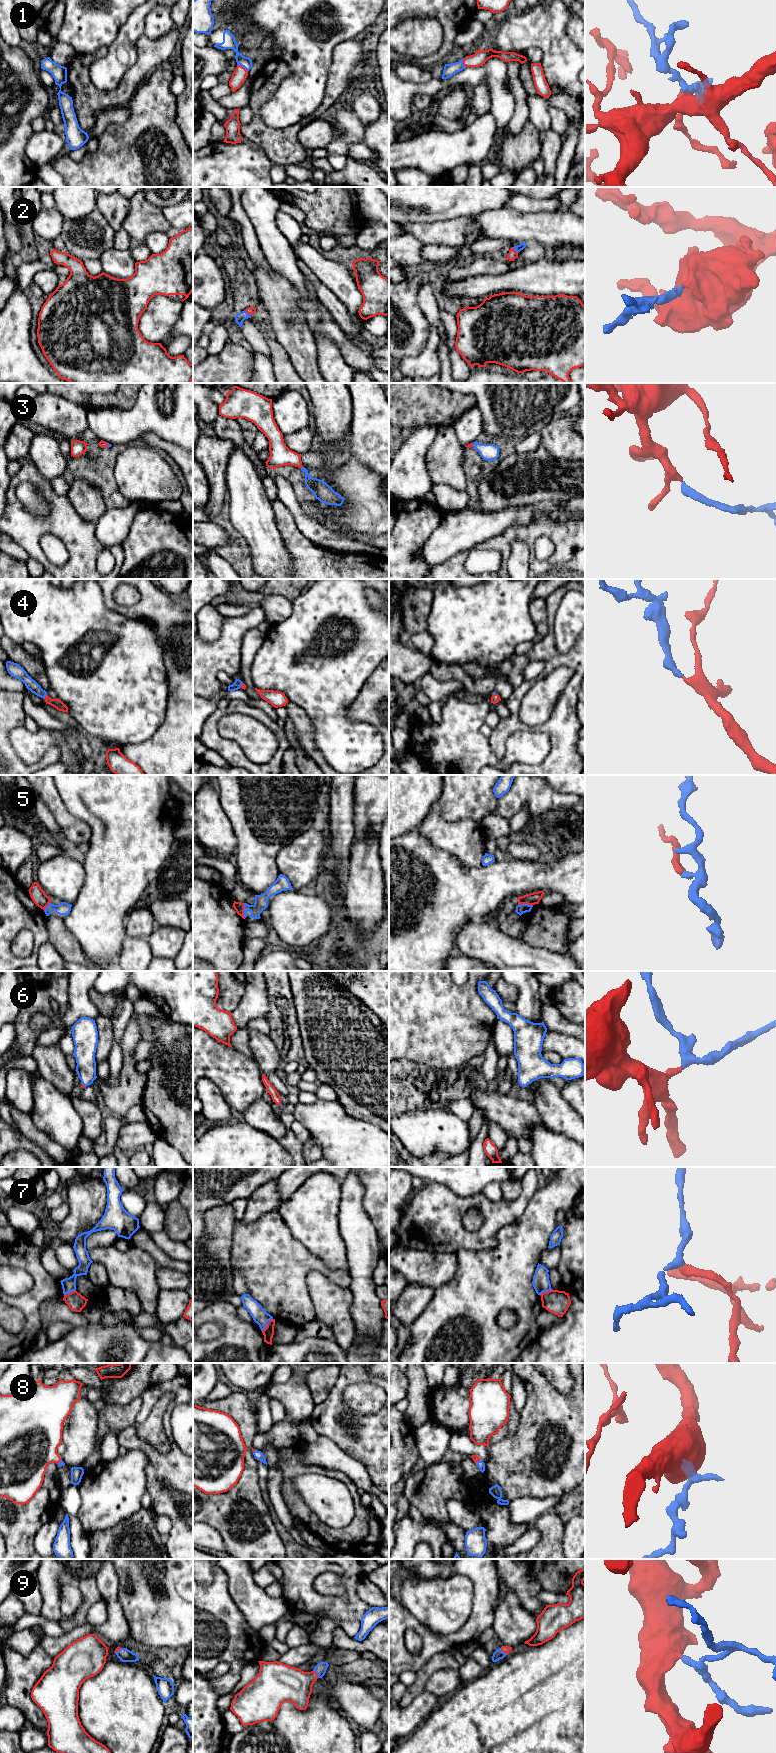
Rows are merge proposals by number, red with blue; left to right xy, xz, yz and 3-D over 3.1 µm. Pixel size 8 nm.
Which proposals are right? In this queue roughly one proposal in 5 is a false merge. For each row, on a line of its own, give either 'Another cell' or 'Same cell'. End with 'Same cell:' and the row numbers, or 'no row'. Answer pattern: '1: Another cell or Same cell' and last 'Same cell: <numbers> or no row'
1: Same cell
2: Same cell
3: Same cell
4: Same cell
5: Another cell
6: Same cell
7: Another cell
8: Same cell
9: Same cell
Same cell: 1, 2, 3, 4, 6, 8, 9

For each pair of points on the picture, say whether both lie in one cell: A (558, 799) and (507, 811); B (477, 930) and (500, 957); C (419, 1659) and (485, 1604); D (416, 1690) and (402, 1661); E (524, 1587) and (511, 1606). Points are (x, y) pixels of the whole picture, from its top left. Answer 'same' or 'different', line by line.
A: same
B: same
C: same
D: different
E: different

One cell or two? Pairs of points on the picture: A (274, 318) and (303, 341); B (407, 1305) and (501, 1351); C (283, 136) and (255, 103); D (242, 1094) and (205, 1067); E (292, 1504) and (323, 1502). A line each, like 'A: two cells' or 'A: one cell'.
A: one cell
B: two cells
C: one cell
D: one cell
E: two cells

